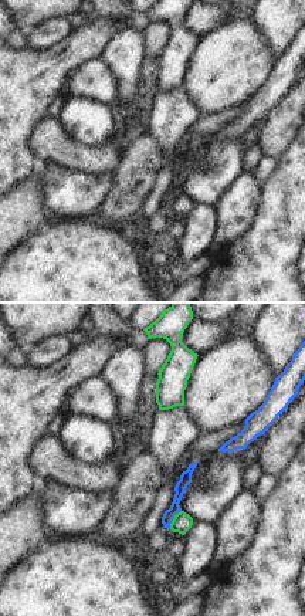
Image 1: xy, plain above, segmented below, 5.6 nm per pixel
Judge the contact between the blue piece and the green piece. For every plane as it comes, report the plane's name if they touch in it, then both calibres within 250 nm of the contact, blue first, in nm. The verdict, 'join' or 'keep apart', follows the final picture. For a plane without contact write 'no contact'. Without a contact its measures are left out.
contact in xy; calibres 70 and 110 nm

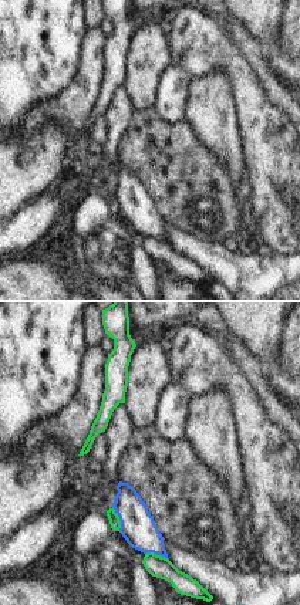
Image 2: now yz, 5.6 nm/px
contact in yz; calibres 190 and 120 nm

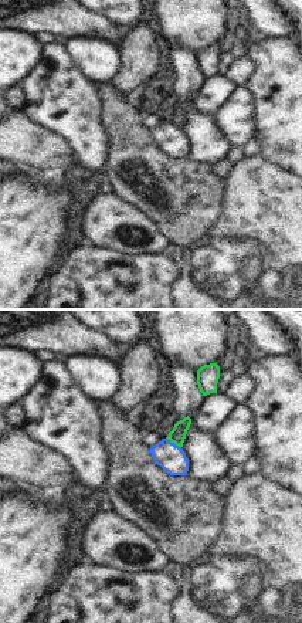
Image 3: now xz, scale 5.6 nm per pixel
contact in xz; calibres 160 and 90 nm

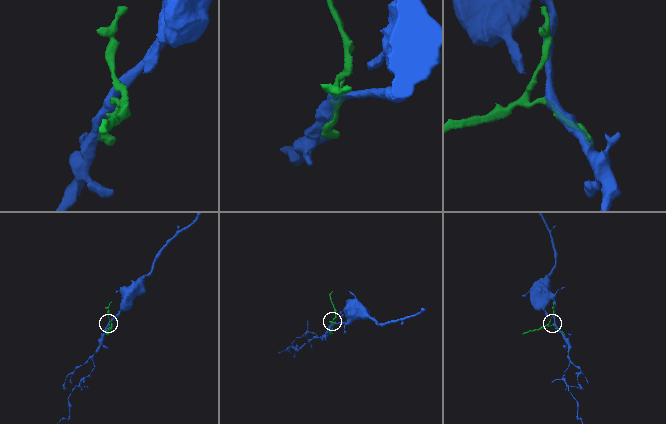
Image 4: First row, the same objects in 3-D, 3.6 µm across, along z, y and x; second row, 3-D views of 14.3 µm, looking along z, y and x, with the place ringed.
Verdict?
keep apart

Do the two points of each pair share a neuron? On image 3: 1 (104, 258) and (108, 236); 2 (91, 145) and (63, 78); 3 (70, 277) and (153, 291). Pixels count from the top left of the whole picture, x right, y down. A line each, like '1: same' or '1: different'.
1: different
2: same
3: same

